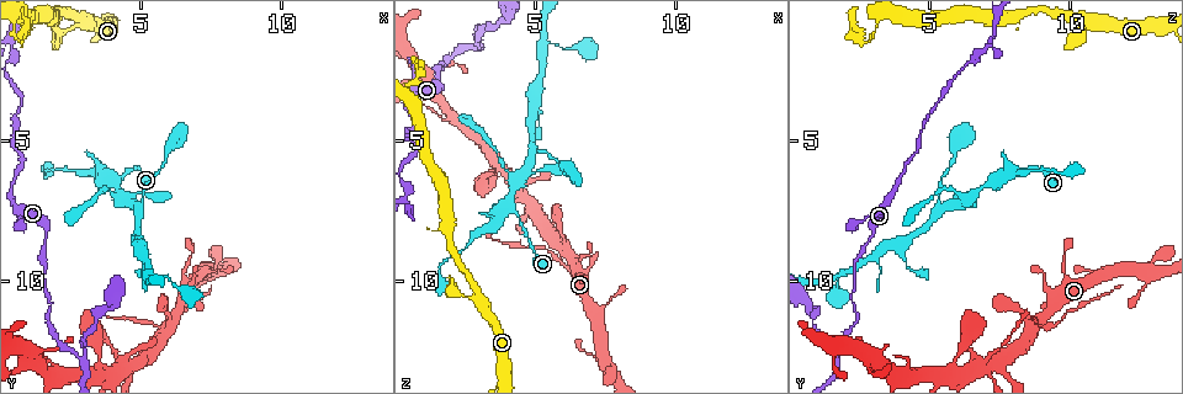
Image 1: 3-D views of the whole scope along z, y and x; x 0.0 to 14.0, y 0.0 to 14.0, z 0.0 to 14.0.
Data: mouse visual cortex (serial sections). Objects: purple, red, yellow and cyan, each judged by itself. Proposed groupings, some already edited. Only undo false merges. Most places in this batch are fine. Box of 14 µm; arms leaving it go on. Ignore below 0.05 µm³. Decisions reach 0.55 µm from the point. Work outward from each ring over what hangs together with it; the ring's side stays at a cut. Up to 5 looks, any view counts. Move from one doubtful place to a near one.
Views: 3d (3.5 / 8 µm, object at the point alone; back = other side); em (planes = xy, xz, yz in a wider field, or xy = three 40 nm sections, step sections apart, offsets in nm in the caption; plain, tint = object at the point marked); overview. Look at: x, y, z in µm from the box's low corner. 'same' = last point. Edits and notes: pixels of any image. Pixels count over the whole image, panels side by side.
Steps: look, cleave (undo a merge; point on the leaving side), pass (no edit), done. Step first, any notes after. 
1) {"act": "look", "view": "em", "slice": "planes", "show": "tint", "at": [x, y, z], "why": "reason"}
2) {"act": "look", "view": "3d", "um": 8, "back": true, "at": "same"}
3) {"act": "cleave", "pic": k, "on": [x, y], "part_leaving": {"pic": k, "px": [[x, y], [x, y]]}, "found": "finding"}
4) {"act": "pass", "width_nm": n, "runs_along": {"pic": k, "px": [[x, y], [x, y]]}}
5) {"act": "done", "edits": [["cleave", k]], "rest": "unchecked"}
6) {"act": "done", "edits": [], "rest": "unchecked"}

{"act": "look", "view": "3d", "um": 3.5, "at": [2.3, 1.2, 10.4], "why": "thick turns thin"}

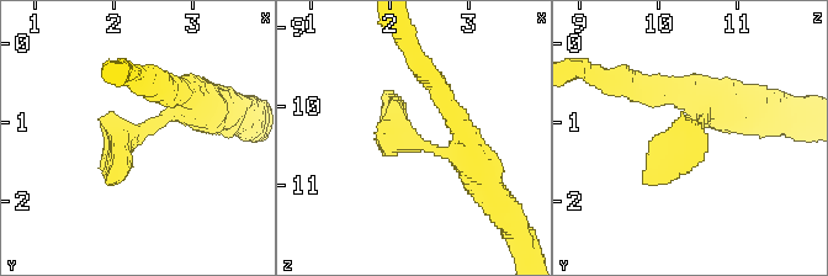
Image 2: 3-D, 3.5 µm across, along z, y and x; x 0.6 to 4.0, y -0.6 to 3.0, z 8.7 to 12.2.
{"act": "look", "view": "em", "slice": "planes", "show": "tint", "at": [2.25, 1.10, 10.45]}

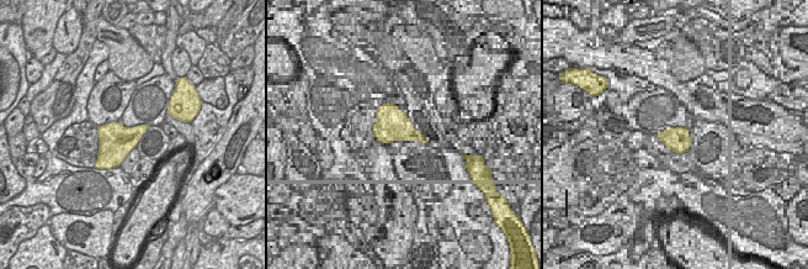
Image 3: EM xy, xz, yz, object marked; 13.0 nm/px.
{"act": "pass", "found": "one cell here"}

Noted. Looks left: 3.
{"act": "look", "view": "3d", "um": 8, "at": [2.9, 12.7, 1.7], "why": "a narrow waist"}

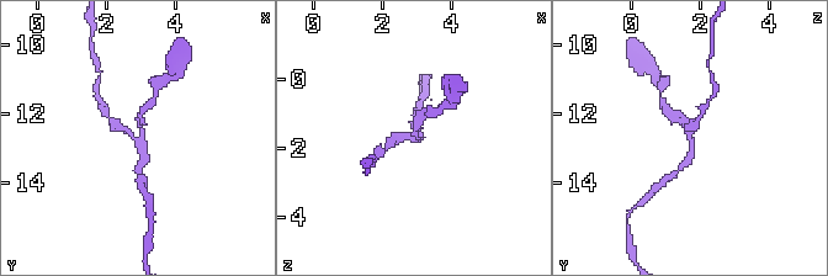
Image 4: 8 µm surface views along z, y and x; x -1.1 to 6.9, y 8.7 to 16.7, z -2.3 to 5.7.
{"act": "look", "view": "em", "slice": "xy", "step": 2, "show": "tint", "at": [3.0, 12.8, 1.7], "arms": 3, "arm_widths_nm": [200, 250, 250], "why": "shape alone is not enough"}

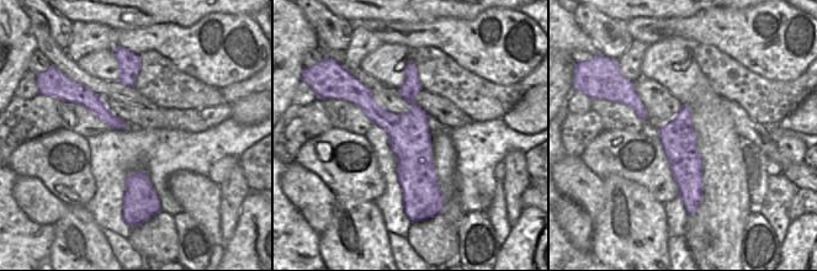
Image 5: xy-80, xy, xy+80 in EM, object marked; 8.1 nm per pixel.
{"act": "pass", "runs_along": {"pic": 4, "px": [[387, 146], [396, 137], [417, 139], [419, 118]]}, "found": "continuous, no second cell"}

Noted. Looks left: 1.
{"act": "done", "edits": [], "rest": "unchecked"}

